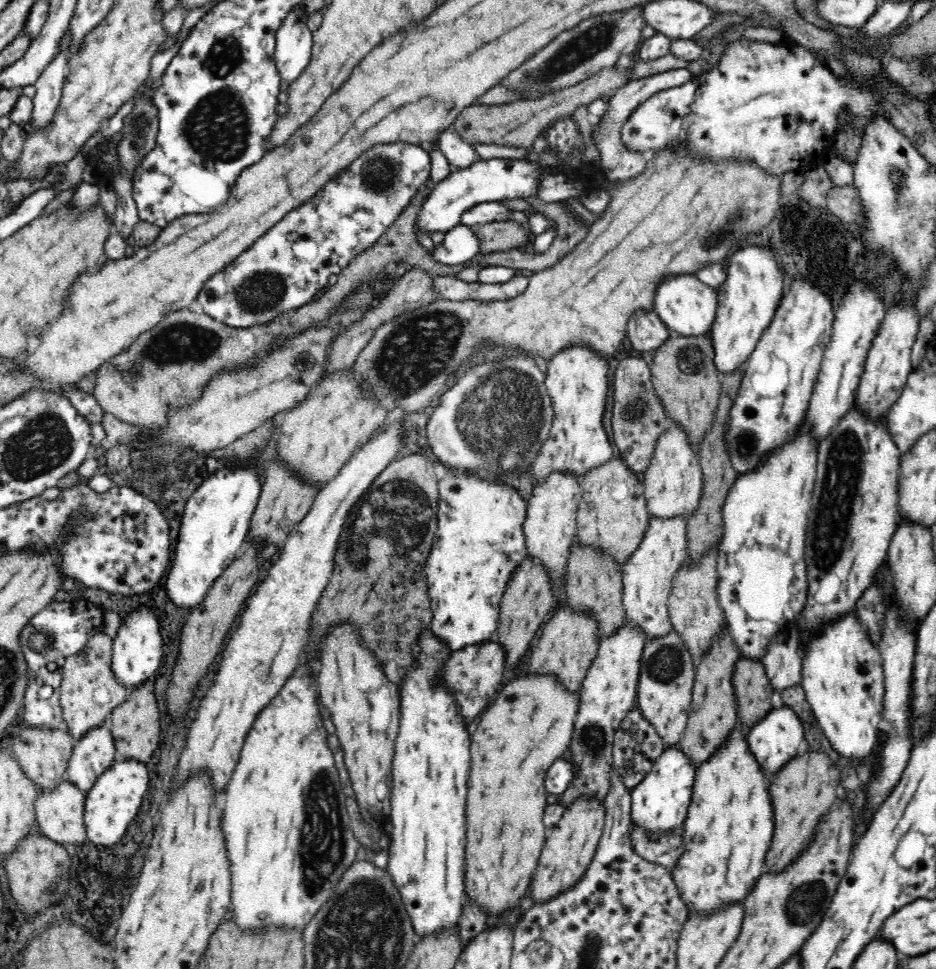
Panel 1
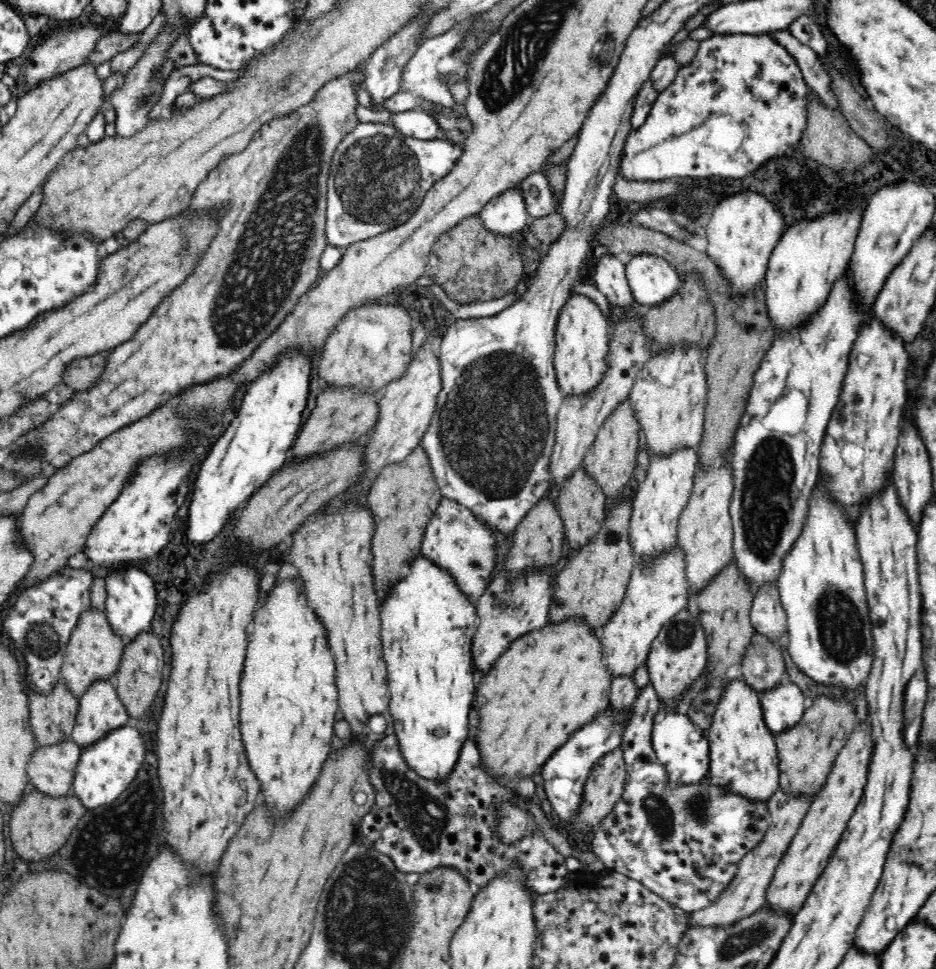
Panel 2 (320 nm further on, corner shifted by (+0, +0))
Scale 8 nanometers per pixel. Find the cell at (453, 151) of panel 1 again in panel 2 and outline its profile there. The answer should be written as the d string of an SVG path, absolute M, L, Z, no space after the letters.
M417 108L403 111L390 112L388 123L404 136L416 140L435 140L443 134L438 129L438 123L424 111Z

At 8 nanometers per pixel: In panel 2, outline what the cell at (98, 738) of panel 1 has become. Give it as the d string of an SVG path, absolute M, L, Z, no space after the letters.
M113 678L94 680L79 697L79 709L71 738L78 746L88 746L106 732L128 722L126 706L116 692Z

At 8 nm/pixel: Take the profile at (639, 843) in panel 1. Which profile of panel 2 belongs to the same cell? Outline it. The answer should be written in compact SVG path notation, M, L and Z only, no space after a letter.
M651 682L639 689L633 704L634 714L624 731L621 744L627 770L624 790L612 812L606 814L594 830L587 849L609 872L626 875L664 901L678 906L684 912L693 913L716 902L721 898L722 892L732 884L742 858L753 853L756 846L764 840L770 828L770 813L767 802L734 794L727 786L718 786L711 782L709 777L694 784L669 781L665 766L655 756L651 741L653 718L658 713L658 700L658 693Z

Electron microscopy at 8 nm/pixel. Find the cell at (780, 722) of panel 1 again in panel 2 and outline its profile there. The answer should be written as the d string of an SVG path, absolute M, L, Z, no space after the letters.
M789 679L760 692L763 717L772 733L798 725L808 701L802 689Z

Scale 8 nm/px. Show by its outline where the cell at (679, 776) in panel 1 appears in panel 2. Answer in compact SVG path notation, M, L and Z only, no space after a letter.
M660 711L654 715L651 741L655 756L666 769L670 782L694 784L709 776L710 745L705 730L694 724L687 714Z

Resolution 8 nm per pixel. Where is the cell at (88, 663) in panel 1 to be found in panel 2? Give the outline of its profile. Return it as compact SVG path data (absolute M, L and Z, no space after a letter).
M90 606L88 610L82 610L72 629L64 660L60 666L62 680L71 693L80 697L94 680L113 678L118 666L120 666L124 644L122 637L116 634L113 626L108 623L104 610L97 610L93 606Z

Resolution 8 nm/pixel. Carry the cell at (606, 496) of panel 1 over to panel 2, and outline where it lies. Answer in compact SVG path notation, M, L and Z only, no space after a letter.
M627 397L600 426L590 450L583 458L586 473L596 481L596 485L603 490L609 501L619 498L622 492L626 491L626 486L634 484L634 466L636 466L638 453L643 449L640 431L642 430L636 411L632 407L632 401Z

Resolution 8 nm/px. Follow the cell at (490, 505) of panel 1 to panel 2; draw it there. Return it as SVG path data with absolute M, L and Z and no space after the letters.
M441 498L422 536L421 553L434 564L449 570L460 590L473 602L484 594L490 584L492 570L496 566L494 557L496 535L486 527L470 509L449 498Z

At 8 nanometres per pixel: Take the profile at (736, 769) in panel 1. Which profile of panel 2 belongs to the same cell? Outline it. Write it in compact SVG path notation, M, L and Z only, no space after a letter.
M742 677L726 684L712 724L705 730L710 745L708 777L718 786L727 786L734 794L767 802L779 786L779 756L774 733L763 717L759 695Z

